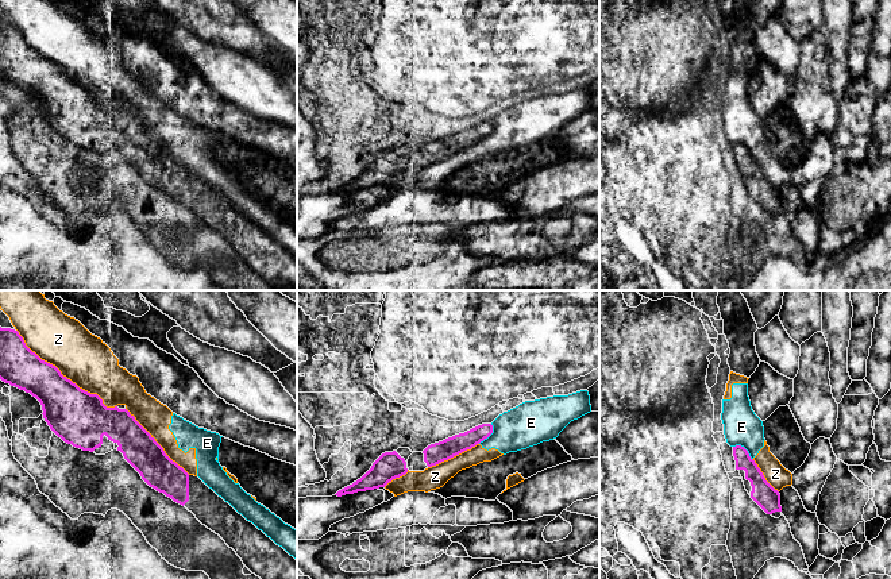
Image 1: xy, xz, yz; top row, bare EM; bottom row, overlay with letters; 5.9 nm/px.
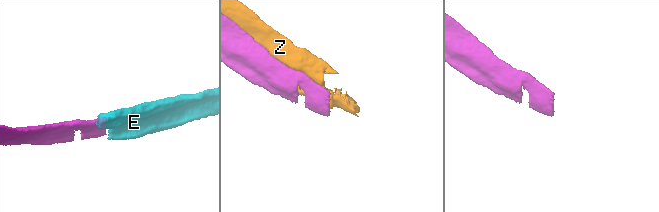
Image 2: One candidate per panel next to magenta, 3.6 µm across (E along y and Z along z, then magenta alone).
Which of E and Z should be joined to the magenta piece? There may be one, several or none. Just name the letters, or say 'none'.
none

